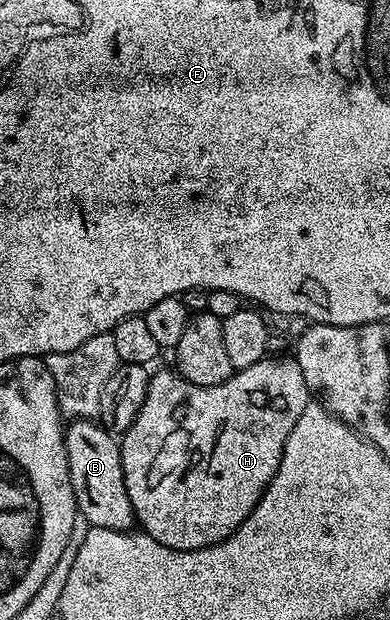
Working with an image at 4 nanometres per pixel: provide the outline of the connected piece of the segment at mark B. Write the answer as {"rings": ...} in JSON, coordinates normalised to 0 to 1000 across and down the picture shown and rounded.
{"rings":[[[228,674],[182,679],[167,689],[169,734],[174,735],[174,768],[185,774],[185,794],[200,815],[200,827],[226,839],[233,848],[277,852],[279,855],[346,853],[344,821],[338,806],[328,806],[328,787],[318,781],[318,755],[313,753],[313,721],[305,708],[282,695],[269,694],[262,682]]]}

